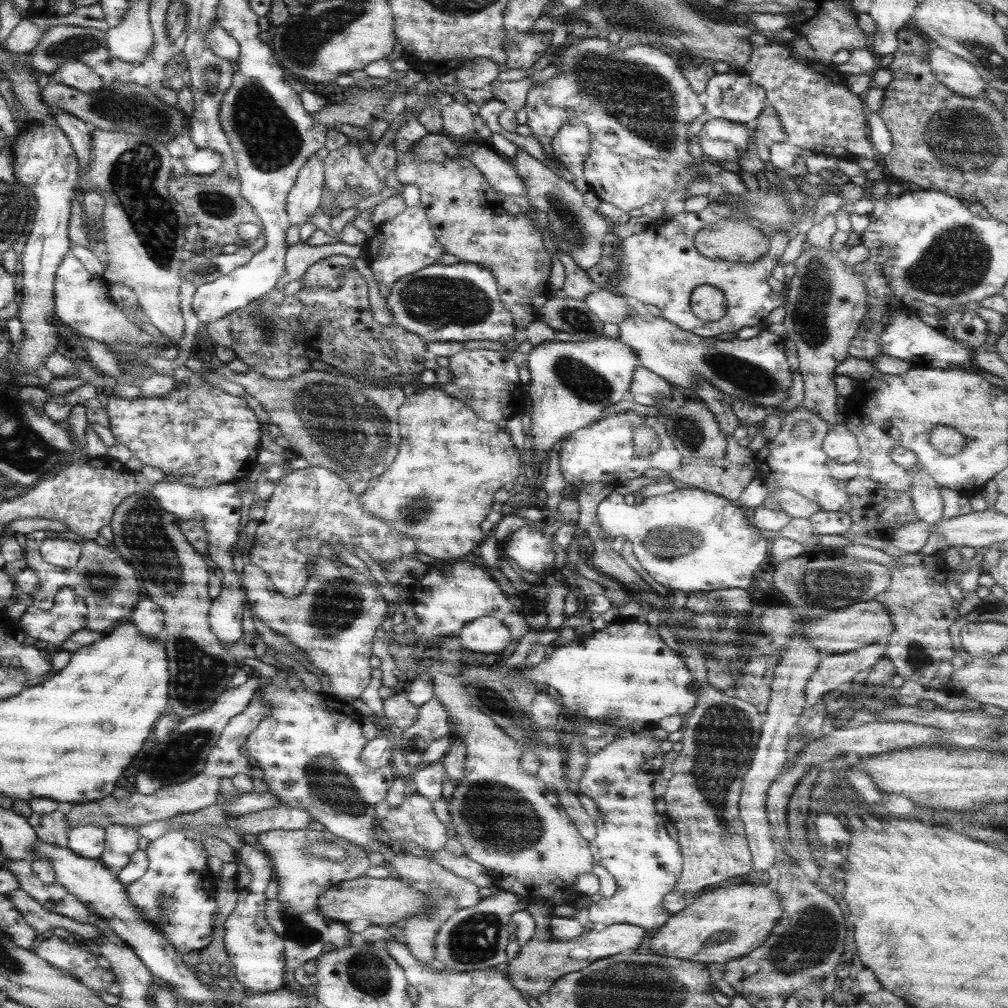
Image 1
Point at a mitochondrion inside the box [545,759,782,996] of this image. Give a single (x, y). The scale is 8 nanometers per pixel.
(723, 935)

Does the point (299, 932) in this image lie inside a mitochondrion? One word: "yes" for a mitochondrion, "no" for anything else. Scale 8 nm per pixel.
yes

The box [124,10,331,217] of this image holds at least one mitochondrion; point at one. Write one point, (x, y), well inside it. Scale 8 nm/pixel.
(272, 140)

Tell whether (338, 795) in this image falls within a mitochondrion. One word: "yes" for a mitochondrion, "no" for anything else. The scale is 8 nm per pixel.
yes

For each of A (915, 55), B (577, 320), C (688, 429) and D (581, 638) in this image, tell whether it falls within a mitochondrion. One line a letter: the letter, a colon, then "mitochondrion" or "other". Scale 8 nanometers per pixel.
A: other
B: mitochondrion
C: mitochondrion
D: other

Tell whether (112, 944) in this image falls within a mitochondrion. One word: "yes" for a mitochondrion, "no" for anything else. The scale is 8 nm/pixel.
no

